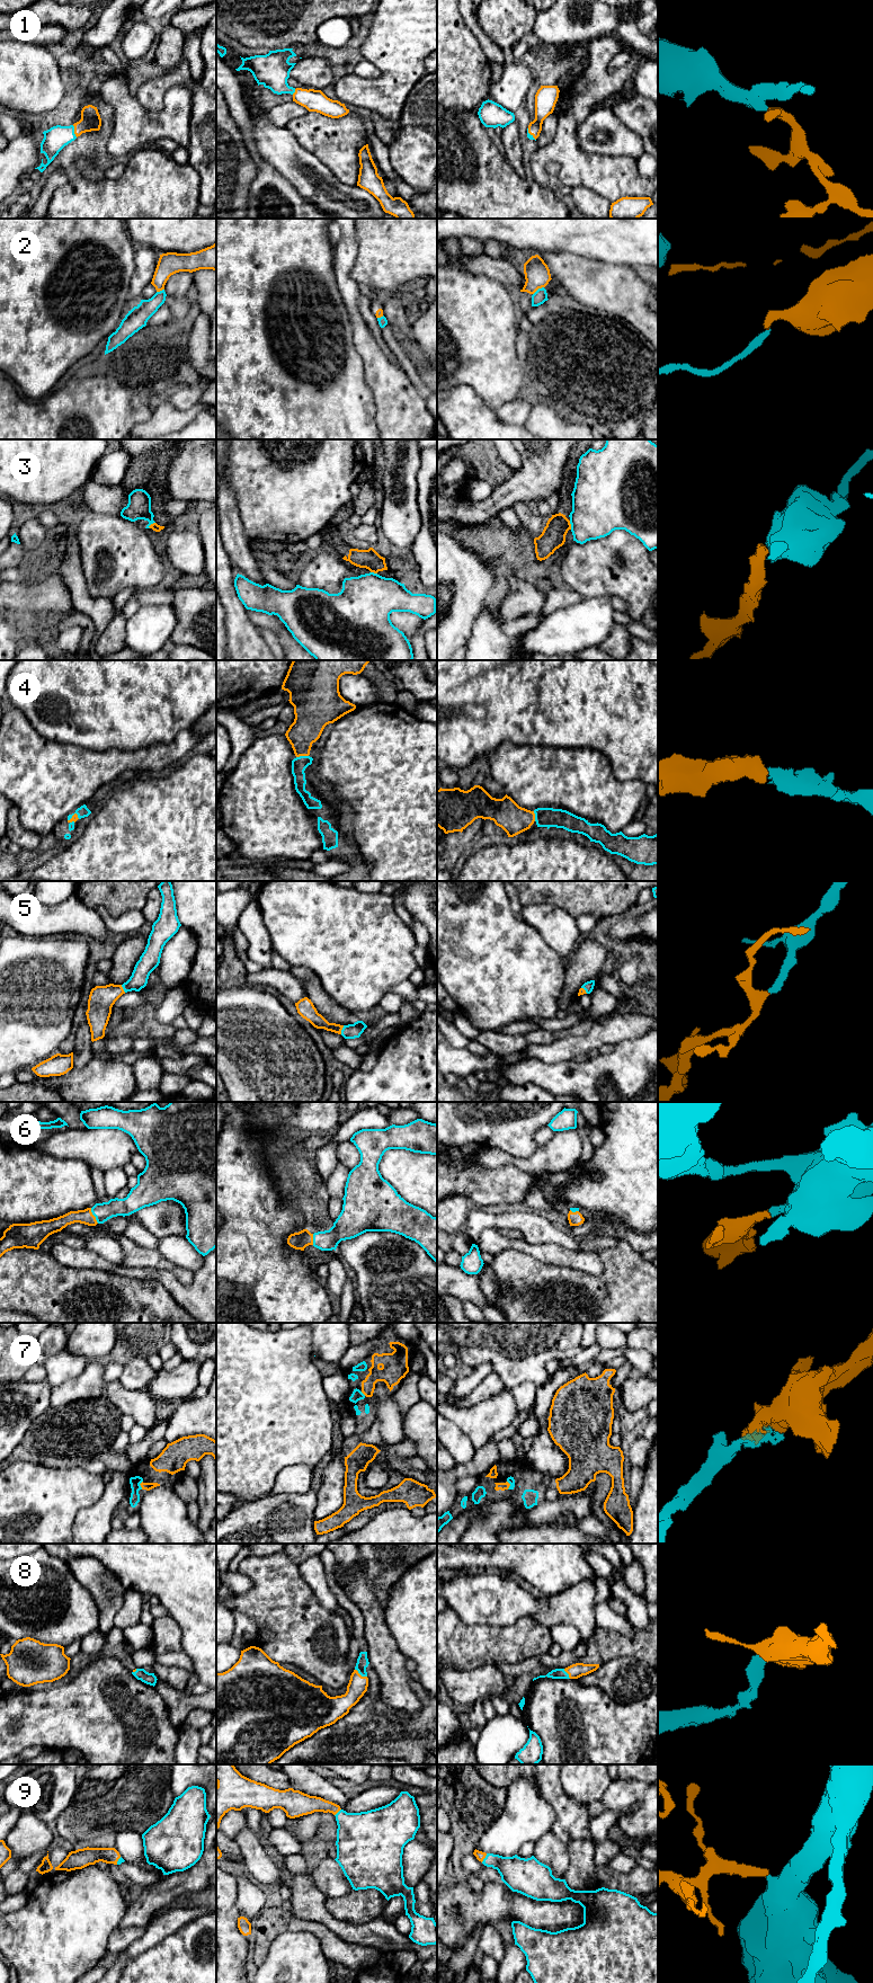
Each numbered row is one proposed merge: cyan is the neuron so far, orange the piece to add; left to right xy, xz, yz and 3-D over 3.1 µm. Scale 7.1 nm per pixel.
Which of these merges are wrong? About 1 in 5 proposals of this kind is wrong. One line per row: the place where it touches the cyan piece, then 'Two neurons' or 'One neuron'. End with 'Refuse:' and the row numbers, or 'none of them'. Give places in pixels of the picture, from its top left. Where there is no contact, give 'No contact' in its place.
1: Touches cyan at xy (73, 131). One neuron
2: Touches cyan at yz (537, 290). Two neurons
3: Touches cyan at yz (571, 525). Two neurons
4: Touches cyan at xz (302, 756). One neuron
5: Touches cyan at xz (341, 1030). One neuron
6: Touches cyan at xy (94, 1215). One neuron
7: Touches cyan at xy (140, 1485). One neuron
8: Touches cyan at xz (361, 1674). One neuron
9: Touches cyan at yz (484, 1858). One neuron
Refuse: 2, 3

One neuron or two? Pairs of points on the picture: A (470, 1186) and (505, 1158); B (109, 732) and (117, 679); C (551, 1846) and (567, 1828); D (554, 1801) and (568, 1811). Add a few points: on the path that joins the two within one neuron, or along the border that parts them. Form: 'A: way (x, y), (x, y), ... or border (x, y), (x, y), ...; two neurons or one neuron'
A: border (472, 1154), (483, 1166), (515, 1165), (519, 1170); two neurons
B: way (109, 719), (109, 693); one neuron
C: border (550, 1830), (566, 1846); two neurons
D: way (558, 1801), (564, 1807); one neuron

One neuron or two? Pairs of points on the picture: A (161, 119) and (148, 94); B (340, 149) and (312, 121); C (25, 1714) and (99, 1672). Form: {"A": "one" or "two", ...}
{"A": "two", "B": "one", "C": "one"}

